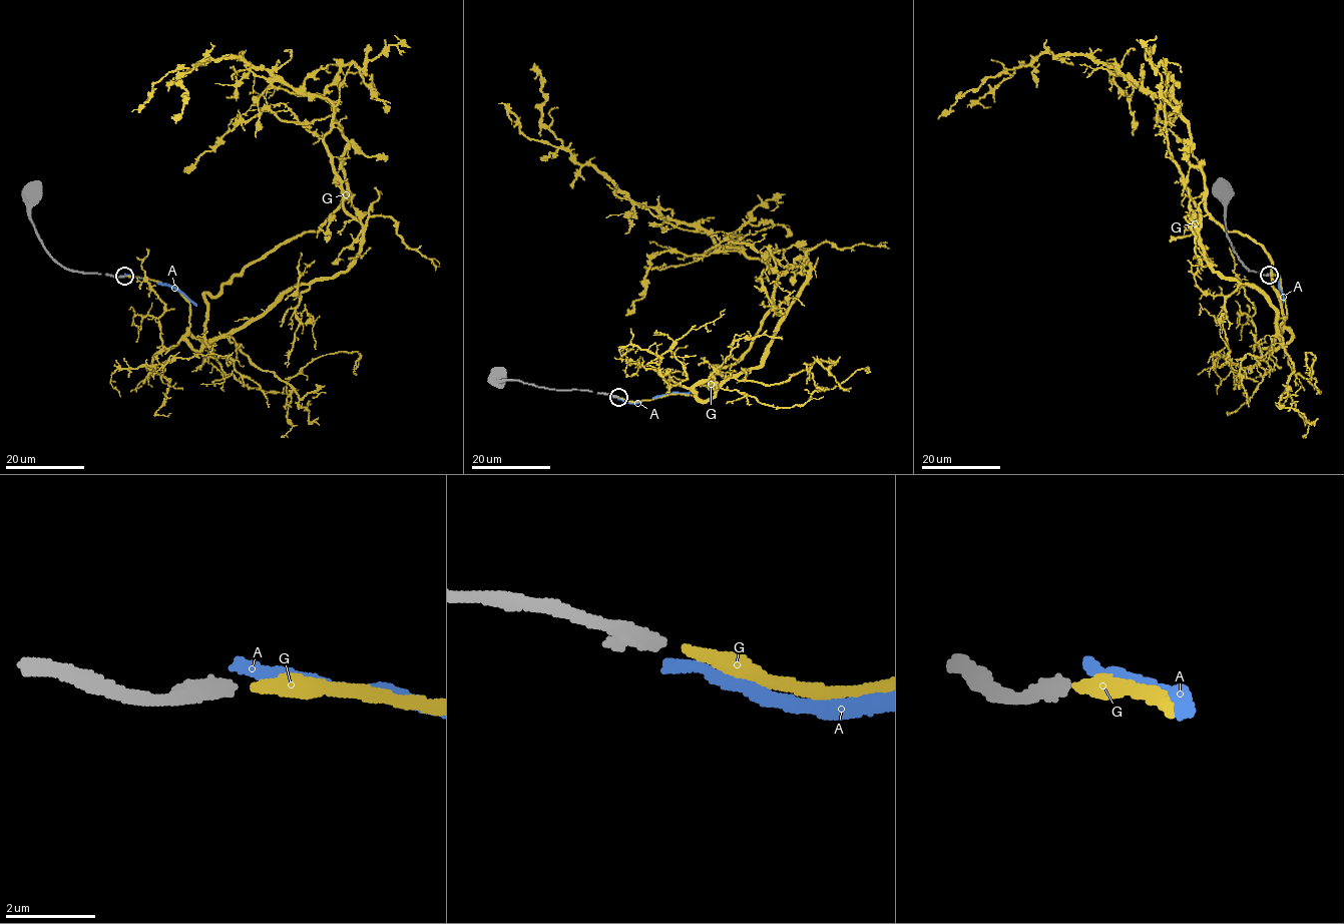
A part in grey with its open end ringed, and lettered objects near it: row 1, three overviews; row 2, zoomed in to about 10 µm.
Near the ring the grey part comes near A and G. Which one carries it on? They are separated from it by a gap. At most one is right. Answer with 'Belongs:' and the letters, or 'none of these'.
Belongs: G

